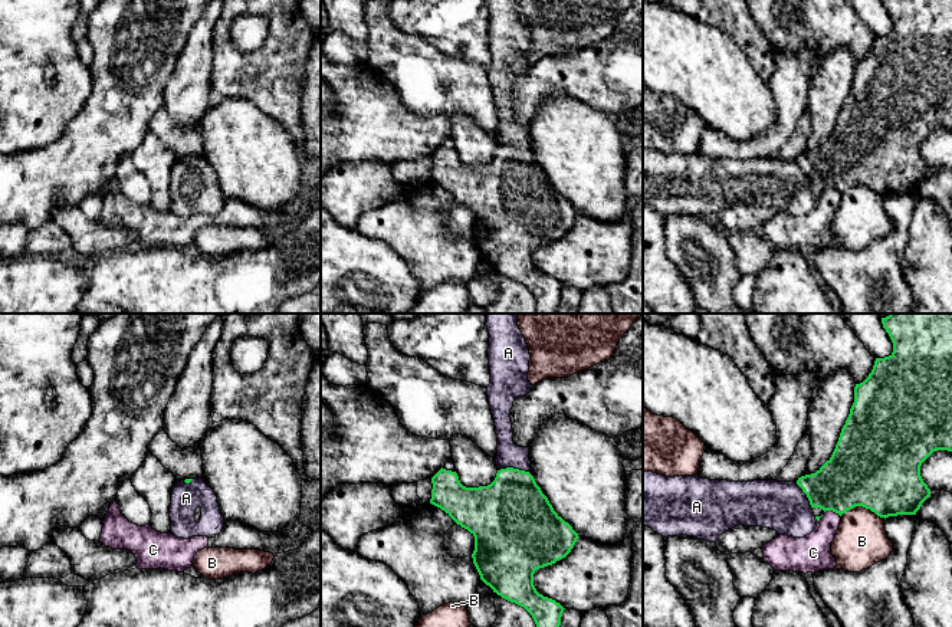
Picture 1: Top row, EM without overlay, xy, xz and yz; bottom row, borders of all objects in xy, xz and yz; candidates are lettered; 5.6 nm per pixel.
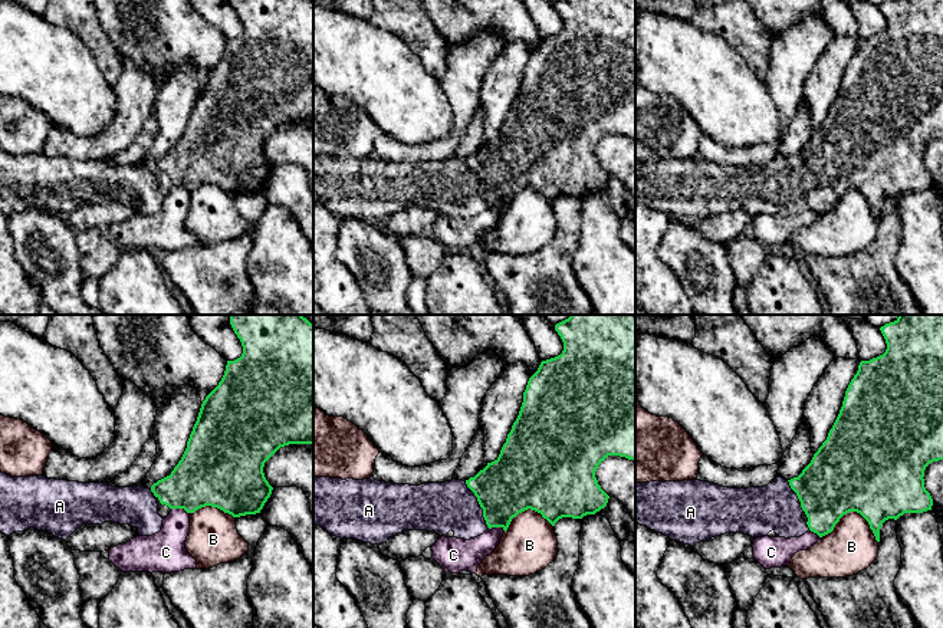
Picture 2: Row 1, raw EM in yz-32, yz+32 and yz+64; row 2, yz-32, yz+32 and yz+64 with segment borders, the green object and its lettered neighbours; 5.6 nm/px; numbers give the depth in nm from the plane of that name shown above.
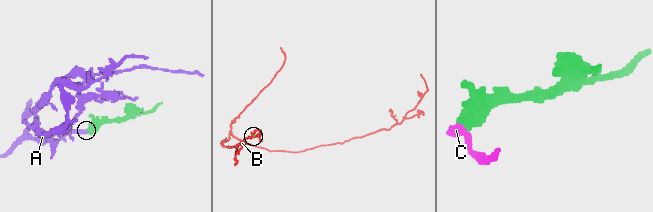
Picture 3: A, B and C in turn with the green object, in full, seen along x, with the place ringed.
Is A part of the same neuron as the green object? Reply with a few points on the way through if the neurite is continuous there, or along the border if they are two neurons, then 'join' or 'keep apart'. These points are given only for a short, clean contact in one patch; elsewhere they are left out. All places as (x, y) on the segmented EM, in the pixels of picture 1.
along xz (499, 469), (518, 468), (529, 473) | keep apart

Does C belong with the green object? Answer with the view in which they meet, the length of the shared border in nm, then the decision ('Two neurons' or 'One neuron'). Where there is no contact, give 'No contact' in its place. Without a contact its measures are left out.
Touches green in yz. Shared border 100 nm. Two neurons

